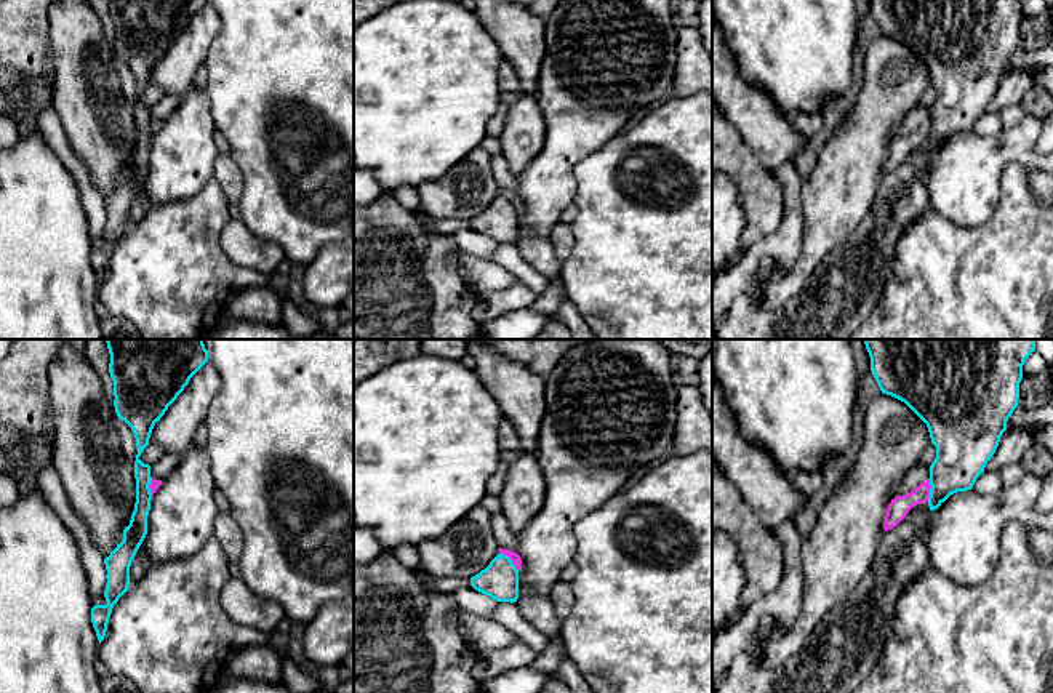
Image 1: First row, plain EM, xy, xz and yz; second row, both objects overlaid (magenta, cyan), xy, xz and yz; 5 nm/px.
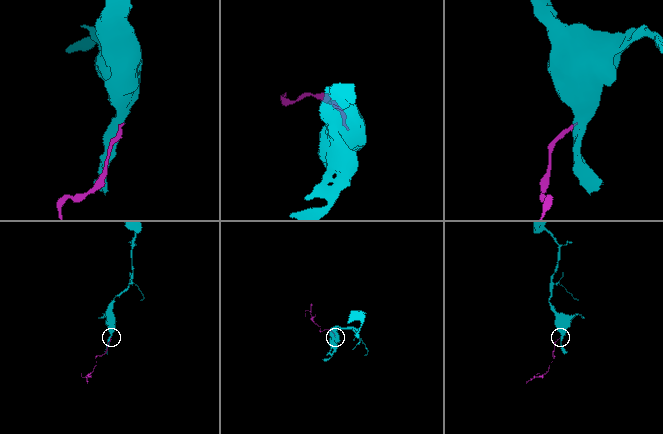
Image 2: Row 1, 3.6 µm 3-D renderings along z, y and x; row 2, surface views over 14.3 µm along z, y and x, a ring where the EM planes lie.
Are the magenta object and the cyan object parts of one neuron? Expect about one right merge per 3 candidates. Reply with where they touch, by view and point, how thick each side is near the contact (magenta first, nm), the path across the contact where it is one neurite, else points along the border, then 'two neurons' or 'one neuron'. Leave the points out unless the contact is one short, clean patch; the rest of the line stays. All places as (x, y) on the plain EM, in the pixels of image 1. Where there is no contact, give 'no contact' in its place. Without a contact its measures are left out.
meets magenta in xz at (511, 200); 50 nm thick on the magenta side, 190 nm on the other; border along xz (500, 194), (517, 212); two neurons

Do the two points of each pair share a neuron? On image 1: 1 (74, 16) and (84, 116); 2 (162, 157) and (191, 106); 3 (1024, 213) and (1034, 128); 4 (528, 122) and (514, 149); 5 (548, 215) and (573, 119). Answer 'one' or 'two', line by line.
1: one
2: one
3: two
4: one
5: one

